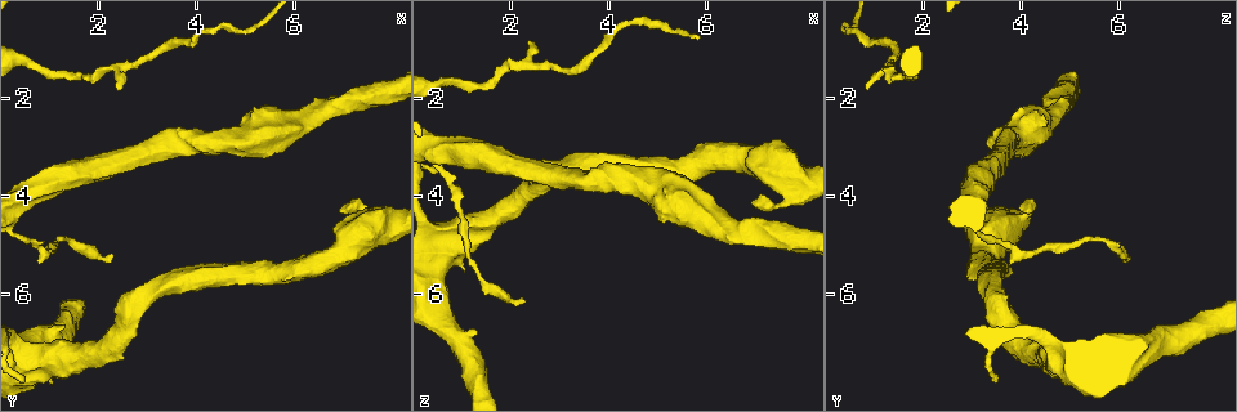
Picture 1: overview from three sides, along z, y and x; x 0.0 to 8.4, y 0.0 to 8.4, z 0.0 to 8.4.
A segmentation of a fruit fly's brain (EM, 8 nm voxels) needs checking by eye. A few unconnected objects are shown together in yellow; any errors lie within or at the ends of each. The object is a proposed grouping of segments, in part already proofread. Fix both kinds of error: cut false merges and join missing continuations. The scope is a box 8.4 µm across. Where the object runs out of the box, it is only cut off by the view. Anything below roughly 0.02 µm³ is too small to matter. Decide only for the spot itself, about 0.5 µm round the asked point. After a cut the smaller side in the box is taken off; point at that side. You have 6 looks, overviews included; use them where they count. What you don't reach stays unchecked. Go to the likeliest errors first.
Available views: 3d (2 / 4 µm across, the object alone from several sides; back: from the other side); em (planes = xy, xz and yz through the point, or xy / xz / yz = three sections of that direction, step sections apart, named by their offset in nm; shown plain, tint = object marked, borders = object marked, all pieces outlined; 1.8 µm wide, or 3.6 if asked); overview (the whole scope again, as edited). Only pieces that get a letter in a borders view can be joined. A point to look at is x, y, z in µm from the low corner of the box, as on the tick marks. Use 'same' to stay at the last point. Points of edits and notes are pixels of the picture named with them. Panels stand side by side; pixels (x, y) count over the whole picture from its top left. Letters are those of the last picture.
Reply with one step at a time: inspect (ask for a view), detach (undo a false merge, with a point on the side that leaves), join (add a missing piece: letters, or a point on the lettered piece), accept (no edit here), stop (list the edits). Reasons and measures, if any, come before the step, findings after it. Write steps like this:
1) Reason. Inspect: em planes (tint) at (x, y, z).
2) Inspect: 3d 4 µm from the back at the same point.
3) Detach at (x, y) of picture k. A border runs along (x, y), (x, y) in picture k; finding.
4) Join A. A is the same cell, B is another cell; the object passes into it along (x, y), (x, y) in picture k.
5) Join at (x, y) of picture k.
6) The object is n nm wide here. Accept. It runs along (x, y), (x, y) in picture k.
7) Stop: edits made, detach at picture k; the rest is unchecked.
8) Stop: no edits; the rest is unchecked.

Free end. Inspect: em planes (plain) at (6.95, 4.40, 4.10).

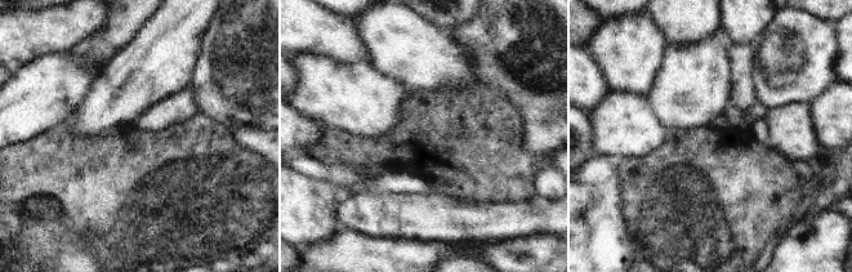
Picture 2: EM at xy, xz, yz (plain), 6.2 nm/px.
Where the object lies. Inspect: em planes (tint) at the same point.

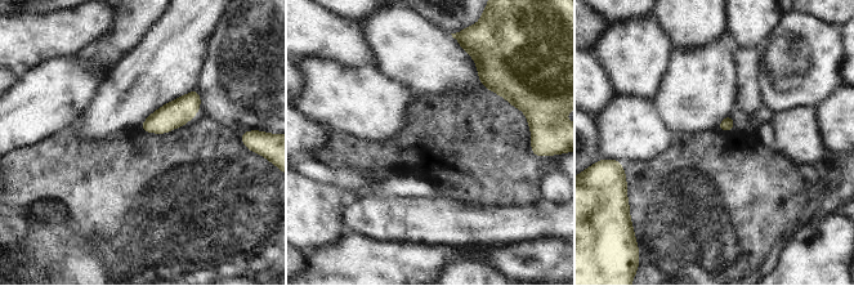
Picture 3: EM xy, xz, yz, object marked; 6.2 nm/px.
Inspect: em planes (borders) at the same point.

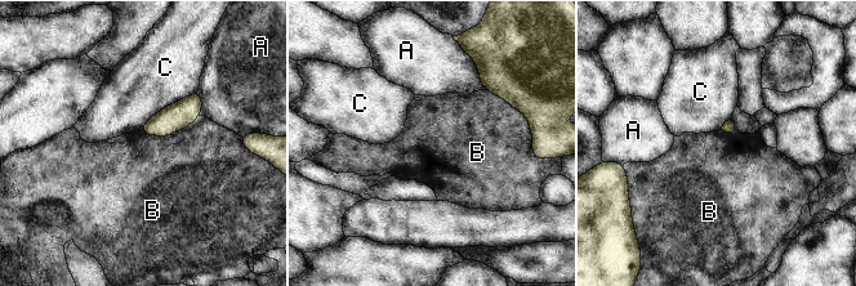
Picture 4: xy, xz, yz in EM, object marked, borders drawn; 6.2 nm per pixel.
Accept. A, B and C are other cells; a border runs along (200, 116), (168, 135), (141, 132) in picture 4; no lettered piece goes on from it.

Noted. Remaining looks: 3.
Tapers out. Inspect: 3d 2 µm at (2.50, 1.90, 0.90).

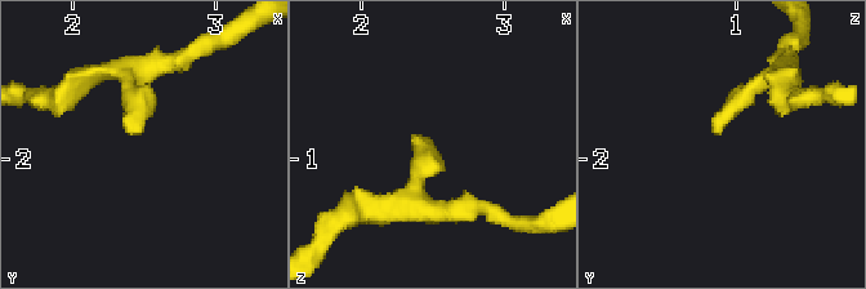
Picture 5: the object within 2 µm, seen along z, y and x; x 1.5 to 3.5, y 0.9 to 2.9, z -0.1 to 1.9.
Now the EM. Inspect: em 3.6 µm xy step 4 (borders) at (2.44, 1.84, 0.88).

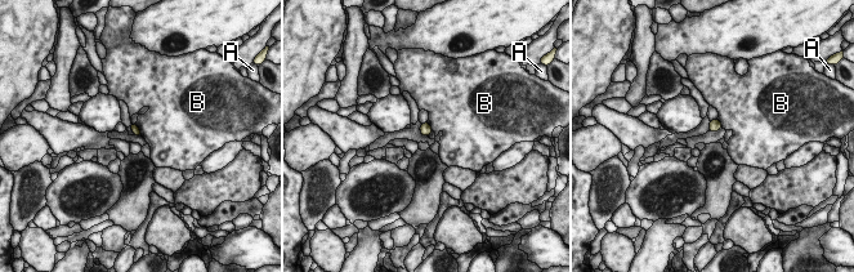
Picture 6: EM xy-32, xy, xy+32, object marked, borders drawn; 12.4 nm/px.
Inspect: em 3.6 µm planes (borders) at the same point.

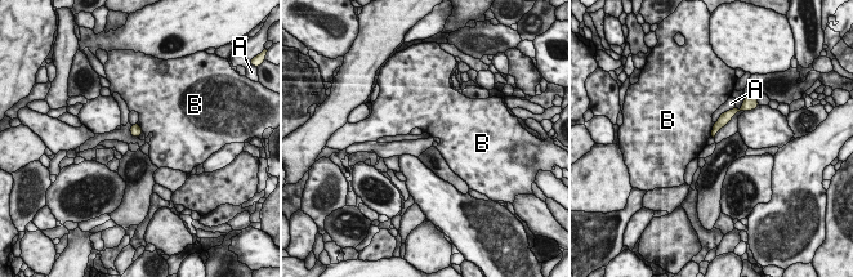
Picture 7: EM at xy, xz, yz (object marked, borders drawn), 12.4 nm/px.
Accept. A and B are other cells; a border runs along (714, 123), (710, 135) in picture 7; none of them fits.

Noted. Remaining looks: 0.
Stop: no edits; the rest is unchecked.

